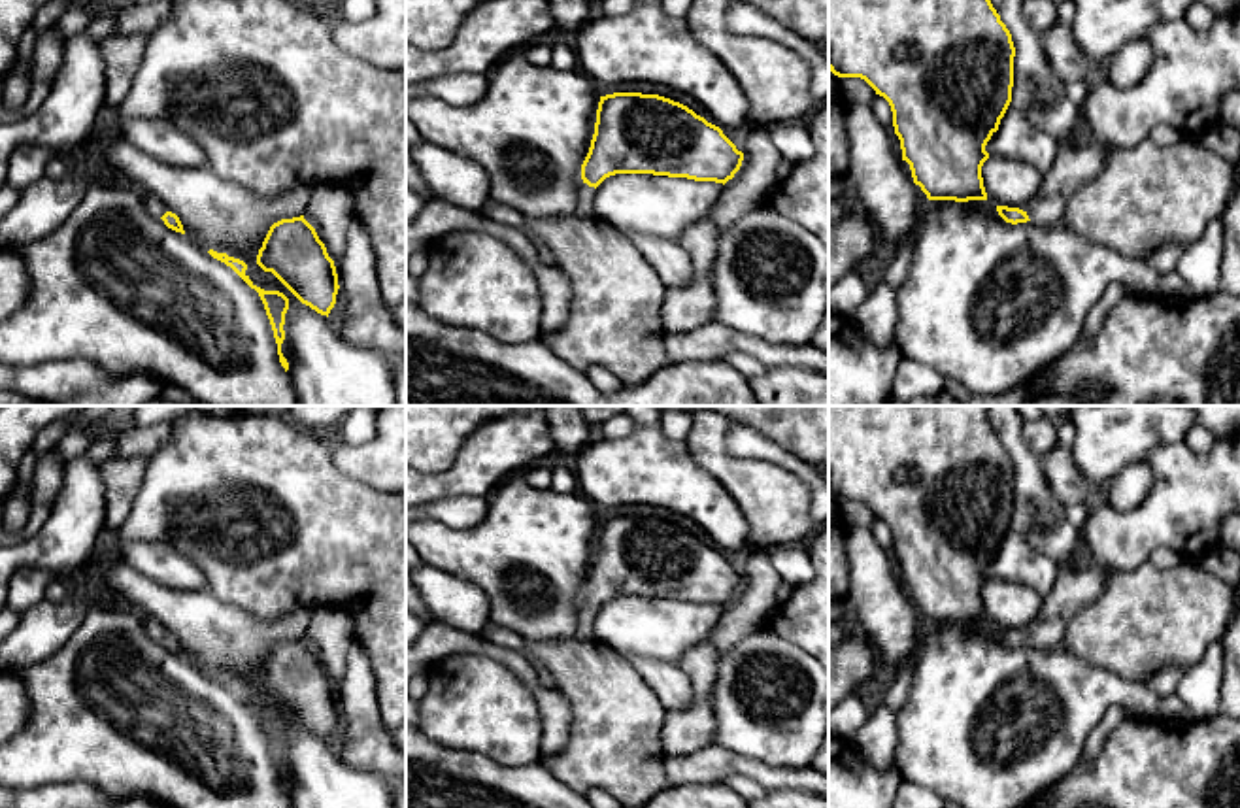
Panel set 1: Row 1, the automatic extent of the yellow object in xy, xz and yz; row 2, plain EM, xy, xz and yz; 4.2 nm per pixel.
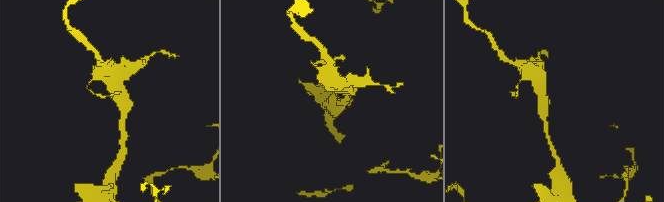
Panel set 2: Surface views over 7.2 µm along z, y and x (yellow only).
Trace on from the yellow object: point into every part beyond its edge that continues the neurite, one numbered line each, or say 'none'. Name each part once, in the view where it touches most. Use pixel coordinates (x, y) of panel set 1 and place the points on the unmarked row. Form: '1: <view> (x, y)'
1: yz (1076, 588)

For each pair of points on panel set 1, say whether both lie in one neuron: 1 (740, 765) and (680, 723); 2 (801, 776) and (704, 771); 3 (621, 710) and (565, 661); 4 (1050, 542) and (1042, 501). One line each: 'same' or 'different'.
1: different
2: same
3: same
4: same

